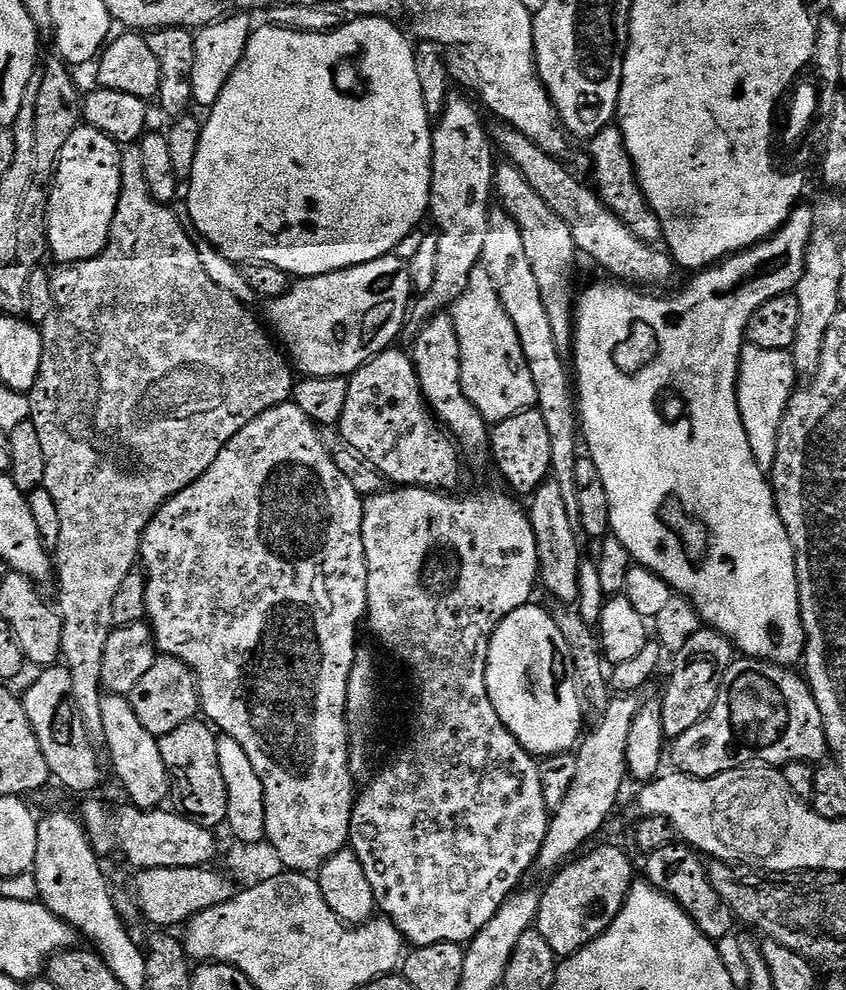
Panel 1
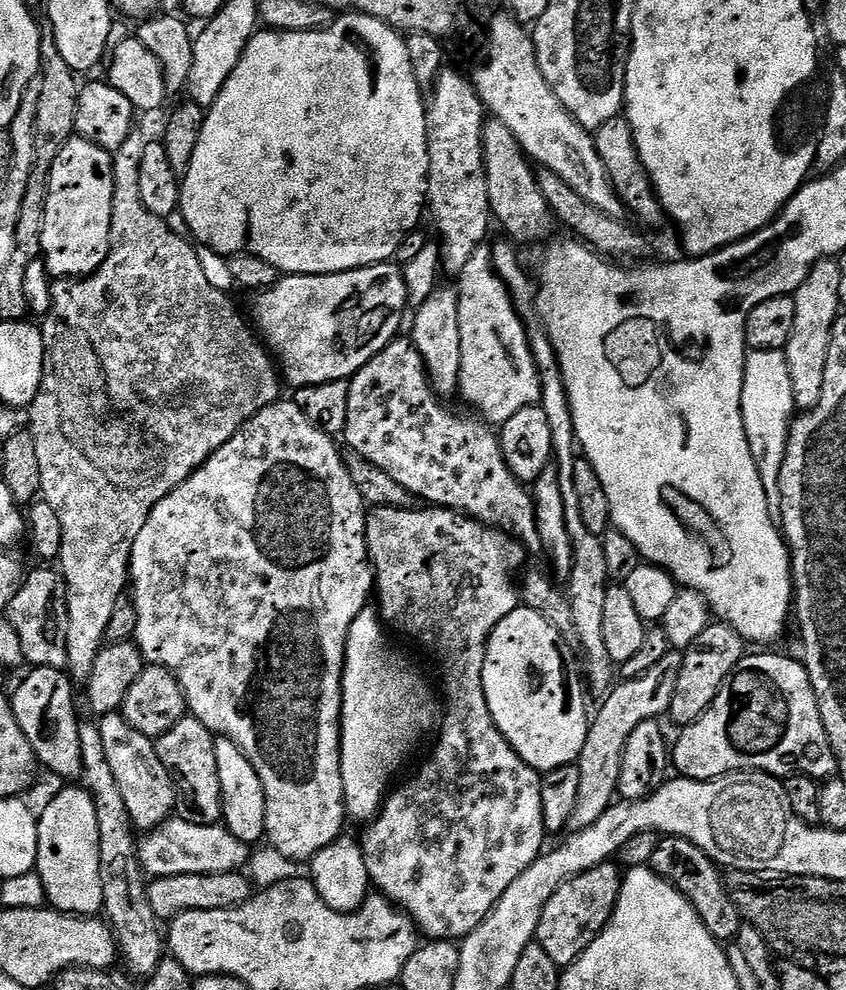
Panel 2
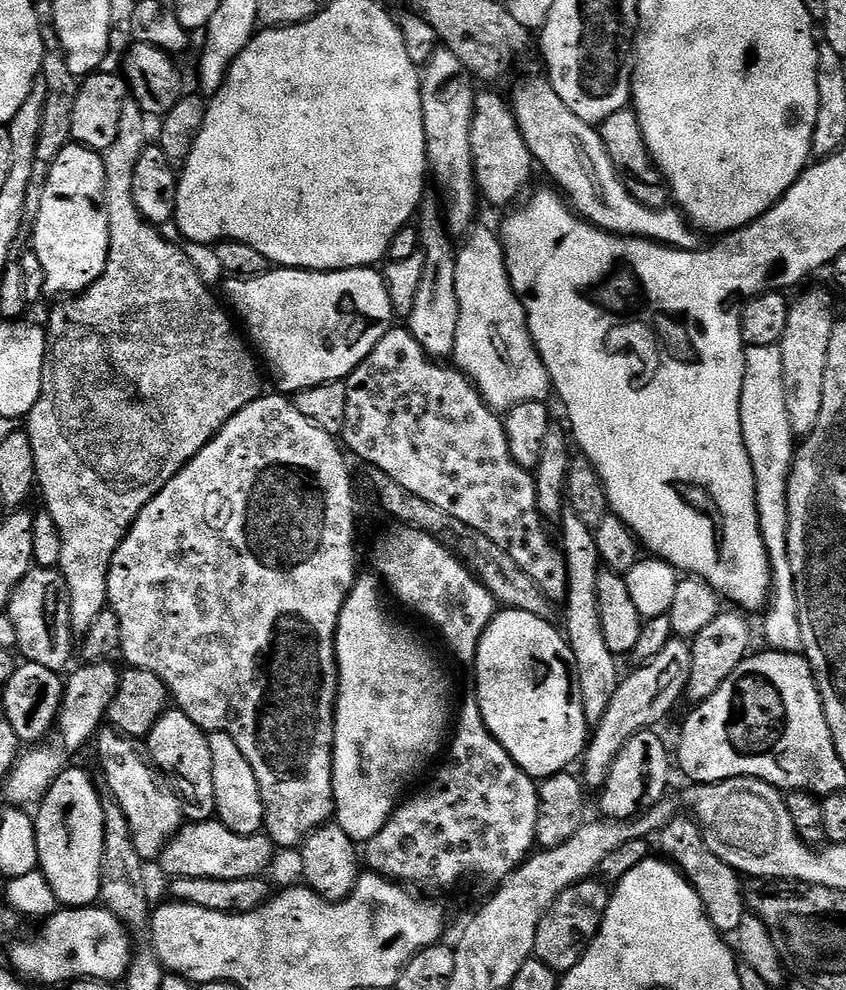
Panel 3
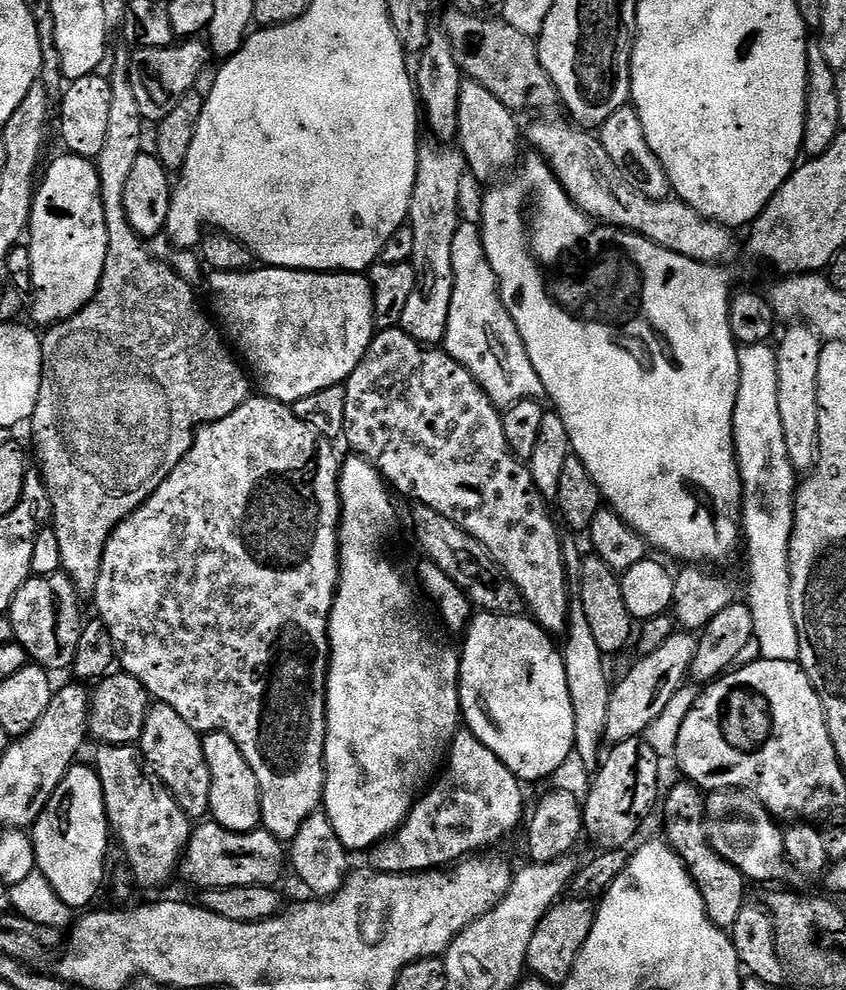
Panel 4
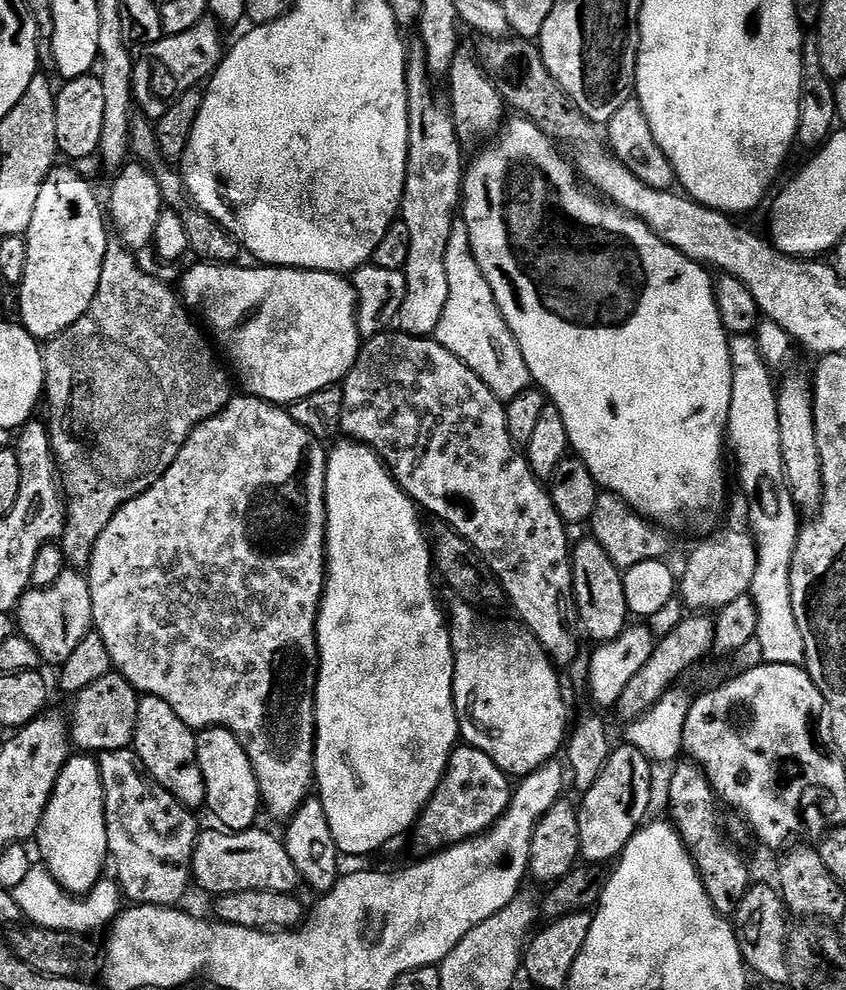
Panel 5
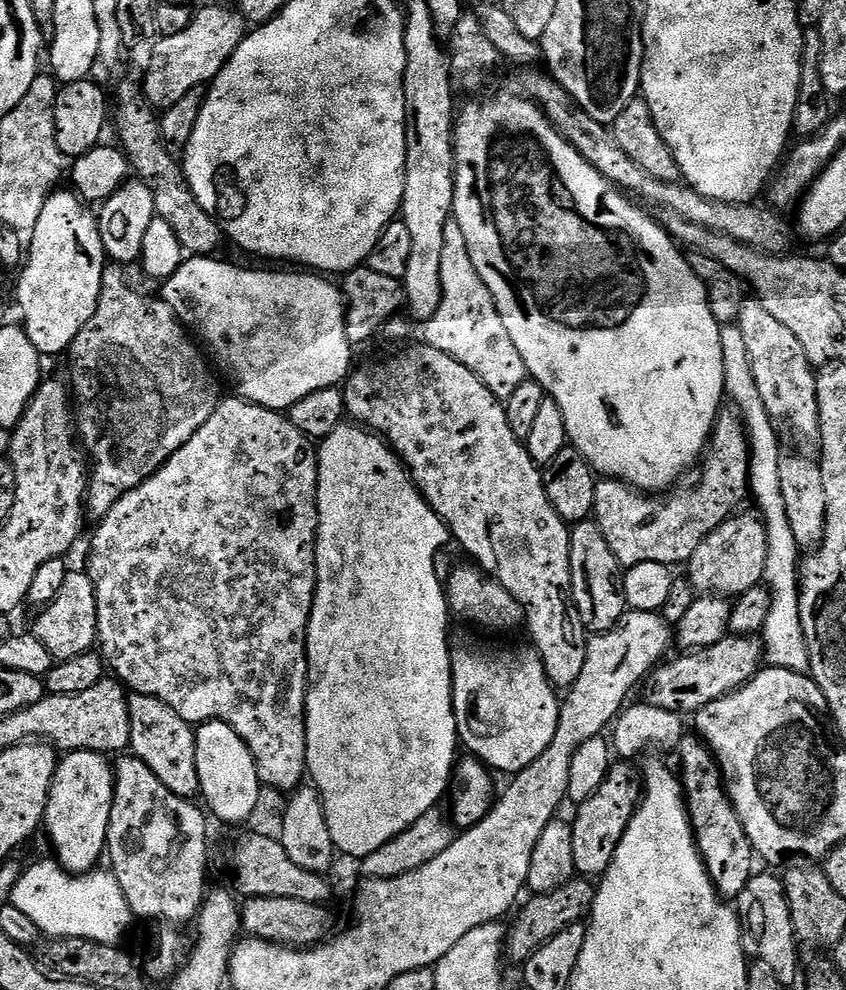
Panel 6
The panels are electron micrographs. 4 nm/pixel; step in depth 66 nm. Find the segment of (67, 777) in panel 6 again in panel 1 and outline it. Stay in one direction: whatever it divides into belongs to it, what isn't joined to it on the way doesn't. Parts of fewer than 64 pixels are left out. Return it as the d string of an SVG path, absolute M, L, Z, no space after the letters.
M56 812L39 821L38 850L34 865L39 899L71 928L79 930L83 935L85 932L92 939L91 947L104 957L111 968L120 970L128 960L127 952L132 944L133 933L116 913L110 884L104 881L100 864L101 857L92 849L84 825L77 817L75 820L68 812Z

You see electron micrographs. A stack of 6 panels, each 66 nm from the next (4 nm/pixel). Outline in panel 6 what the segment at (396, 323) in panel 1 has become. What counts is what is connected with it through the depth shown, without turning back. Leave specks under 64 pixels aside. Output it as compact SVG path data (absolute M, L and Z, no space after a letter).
M190 256L181 261L179 269L170 279L163 283L161 299L170 306L175 312L175 316L179 318L180 323L187 329L192 329L193 333L201 340L205 340L209 348L214 354L215 360L218 362L225 376L230 380L239 399L248 400L252 404L257 404L263 408L273 408L276 412L284 412L294 406L294 402L298 402L298 398L306 398L306 394L314 394L314 390L322 390L323 388L335 388L343 385L353 371L352 352L354 346L346 338L346 301L343 291L339 287L336 288L331 284L331 279L325 278L320 274L313 274L308 270L292 270L296 272L259 272L256 268L242 268L228 262L222 262L219 258L211 256Z

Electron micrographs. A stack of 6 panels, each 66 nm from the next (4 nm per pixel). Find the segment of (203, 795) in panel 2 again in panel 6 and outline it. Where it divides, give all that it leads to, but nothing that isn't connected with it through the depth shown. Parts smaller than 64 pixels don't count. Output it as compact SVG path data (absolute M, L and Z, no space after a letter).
M129 695L130 708L130 752L138 757L150 770L154 770L154 778L166 786L174 794L184 800L192 800L200 796L198 782L198 758L196 757L196 733L193 725L188 724L153 696Z

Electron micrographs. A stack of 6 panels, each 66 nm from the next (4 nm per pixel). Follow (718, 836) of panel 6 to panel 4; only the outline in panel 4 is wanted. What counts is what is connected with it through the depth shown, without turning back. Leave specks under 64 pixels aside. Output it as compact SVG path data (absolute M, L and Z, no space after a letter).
M691 782L683 783L674 785L669 792L667 789L662 800L662 808L664 804L664 832L668 835L666 840L672 851L676 853L677 858L688 867L690 878L695 882L696 888L702 894L702 902L706 906L708 916L719 928L731 930L734 922L738 922L738 914L742 914L745 903L749 899L748 887L750 887L750 884L733 864L726 862L726 858L722 858L718 854L718 850L714 850L714 846L710 842L708 837L708 805L705 793Z

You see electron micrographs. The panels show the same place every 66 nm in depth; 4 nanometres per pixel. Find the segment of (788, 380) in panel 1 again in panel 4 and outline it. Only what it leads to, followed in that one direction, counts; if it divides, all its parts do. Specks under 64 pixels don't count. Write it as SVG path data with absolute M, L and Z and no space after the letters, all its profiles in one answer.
M767 343L745 344L738 351L738 362L740 363L740 385L738 386L738 398L734 406L734 422L732 423L732 437L736 442L736 460L740 463L740 480L744 483L744 503L742 505L742 534L746 539L746 548L748 544L748 562L752 566L752 585L748 588L748 597L746 603L754 618L754 637L755 647L760 647L759 655L766 660L774 662L799 661L800 635L798 626L794 622L792 613L792 599L790 598L790 566L788 565L788 555L790 554L790 538L792 537L792 527L796 521L796 489L798 487L798 473L795 466L792 465L790 454L786 452L786 434L782 428L782 414L778 412L778 362L776 361L775 347Z

